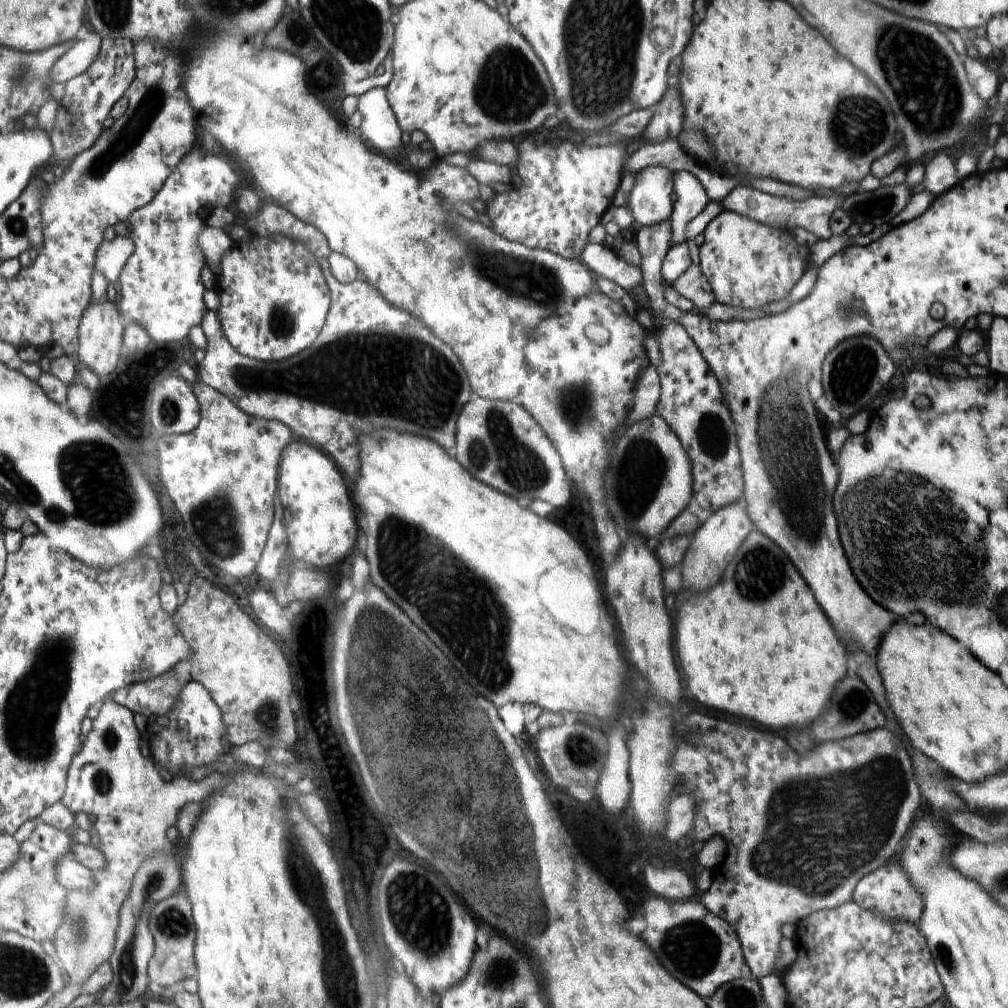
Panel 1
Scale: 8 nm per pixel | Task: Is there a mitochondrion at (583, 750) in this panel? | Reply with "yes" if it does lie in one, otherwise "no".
yes

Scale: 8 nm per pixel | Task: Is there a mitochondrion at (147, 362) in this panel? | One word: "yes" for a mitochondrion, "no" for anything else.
no

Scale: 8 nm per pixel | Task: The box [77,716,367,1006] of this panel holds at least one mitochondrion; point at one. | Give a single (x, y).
(130, 957)

